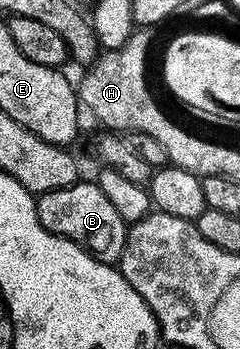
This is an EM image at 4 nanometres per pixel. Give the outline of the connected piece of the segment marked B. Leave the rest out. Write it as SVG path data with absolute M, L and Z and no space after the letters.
M78 179L74 185L59 187L55 191L36 194L39 223L47 231L68 241L74 241L104 265L116 266L123 255L127 226L119 219L119 211L103 195L103 191L92 180Z

